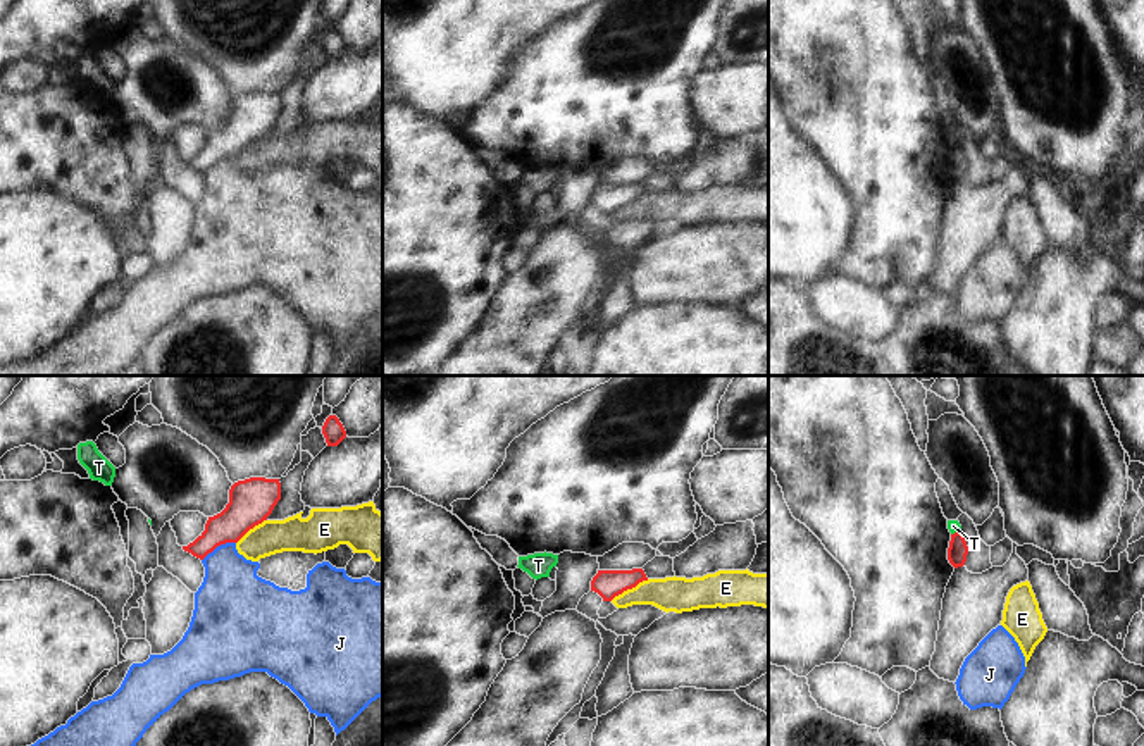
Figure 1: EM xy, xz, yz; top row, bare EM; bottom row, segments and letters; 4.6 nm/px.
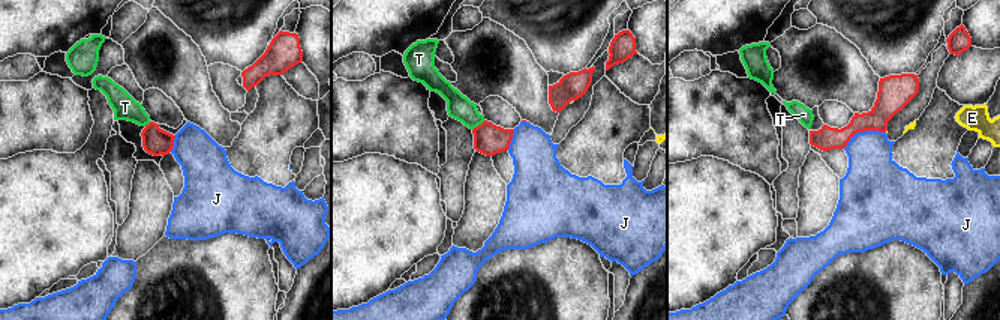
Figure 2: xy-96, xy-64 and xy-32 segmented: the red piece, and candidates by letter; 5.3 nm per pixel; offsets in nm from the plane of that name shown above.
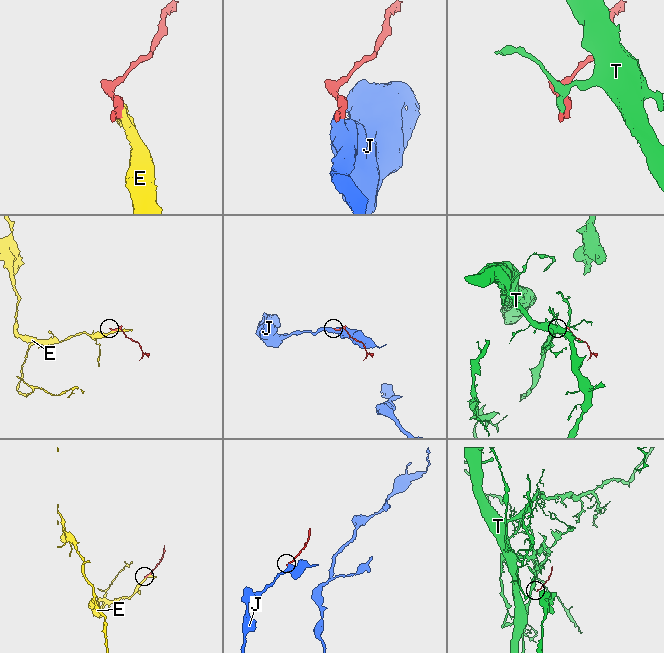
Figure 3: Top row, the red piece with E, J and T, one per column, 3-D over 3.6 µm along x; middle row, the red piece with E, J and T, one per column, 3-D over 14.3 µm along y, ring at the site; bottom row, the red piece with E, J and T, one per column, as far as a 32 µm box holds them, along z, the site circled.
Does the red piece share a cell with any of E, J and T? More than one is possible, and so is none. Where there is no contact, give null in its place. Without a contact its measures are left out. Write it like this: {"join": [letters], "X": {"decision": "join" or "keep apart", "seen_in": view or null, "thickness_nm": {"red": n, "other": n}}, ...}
{"join": [], "E": {"decision": "keep apart", "seen_in": "xz", "thickness_nm": {"red": 130, "other": 160}}, "J": {"decision": "keep apart", "seen_in": "xy", "thickness_nm": {"red": 200, "other": 300}}, "T": {"decision": "keep apart", "seen_in": "yz", "thickness_nm": {"red": 100, "other": 60}}}

